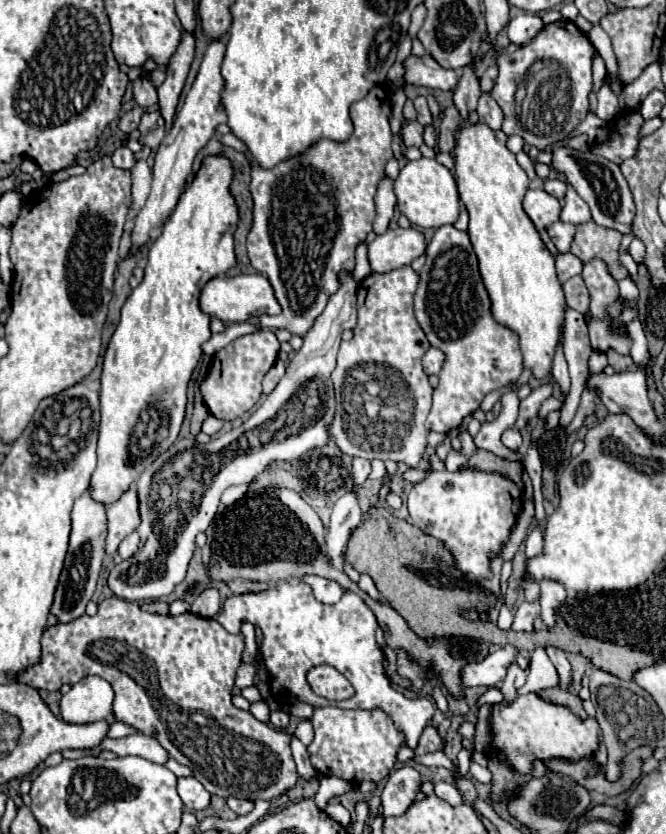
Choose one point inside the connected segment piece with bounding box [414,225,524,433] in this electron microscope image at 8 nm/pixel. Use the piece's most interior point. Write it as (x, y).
(452, 306)

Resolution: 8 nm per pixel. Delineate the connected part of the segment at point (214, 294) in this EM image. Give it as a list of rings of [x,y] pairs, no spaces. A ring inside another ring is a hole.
[[[260,273],[254,275],[234,275],[234,277],[214,277],[210,279],[200,293],[200,309],[210,315],[218,317],[224,323],[242,323],[248,317],[260,317],[260,315],[278,315],[280,305],[276,303],[272,285],[268,279]]]

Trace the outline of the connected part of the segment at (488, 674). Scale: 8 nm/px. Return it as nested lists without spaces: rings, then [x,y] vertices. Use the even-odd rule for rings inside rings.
[[[512,645],[502,647],[494,653],[490,653],[484,661],[466,665],[462,669],[462,683],[464,683],[464,687],[494,687],[504,679],[506,671],[512,663],[528,669],[530,655],[528,653],[524,655],[522,651],[518,651]]]

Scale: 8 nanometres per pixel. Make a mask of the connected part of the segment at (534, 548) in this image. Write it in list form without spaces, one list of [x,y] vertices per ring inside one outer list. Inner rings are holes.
[[[534,527],[526,537],[526,557],[536,557],[542,551],[542,531]]]

